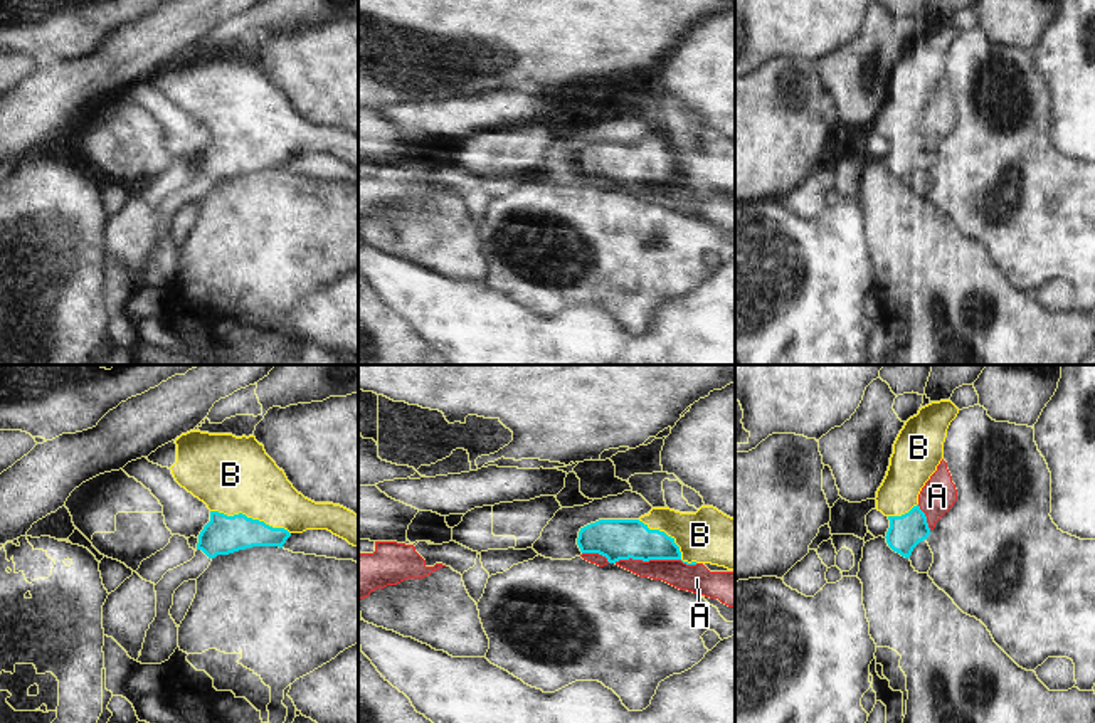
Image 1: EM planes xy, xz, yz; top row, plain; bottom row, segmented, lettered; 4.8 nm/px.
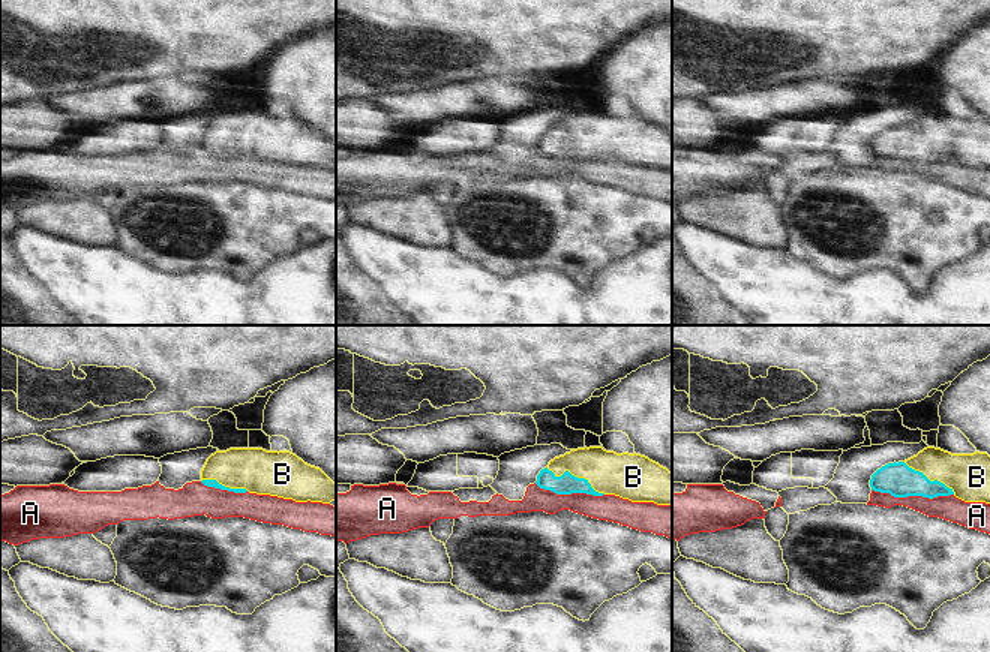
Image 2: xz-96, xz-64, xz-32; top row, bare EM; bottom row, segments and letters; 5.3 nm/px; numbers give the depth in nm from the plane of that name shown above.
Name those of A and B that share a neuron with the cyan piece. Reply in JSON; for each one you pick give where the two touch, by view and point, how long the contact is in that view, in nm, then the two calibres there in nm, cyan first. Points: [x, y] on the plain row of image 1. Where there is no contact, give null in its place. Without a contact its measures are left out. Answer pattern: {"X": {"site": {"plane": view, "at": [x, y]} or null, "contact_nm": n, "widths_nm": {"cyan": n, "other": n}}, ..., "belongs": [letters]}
{"B": {"site": {"plane": "xy", "at": [251, 142]}, "contact_nm": 400, "widths_nm": {"cyan": 190, "other": 380}}, "belongs": ["B"]}

